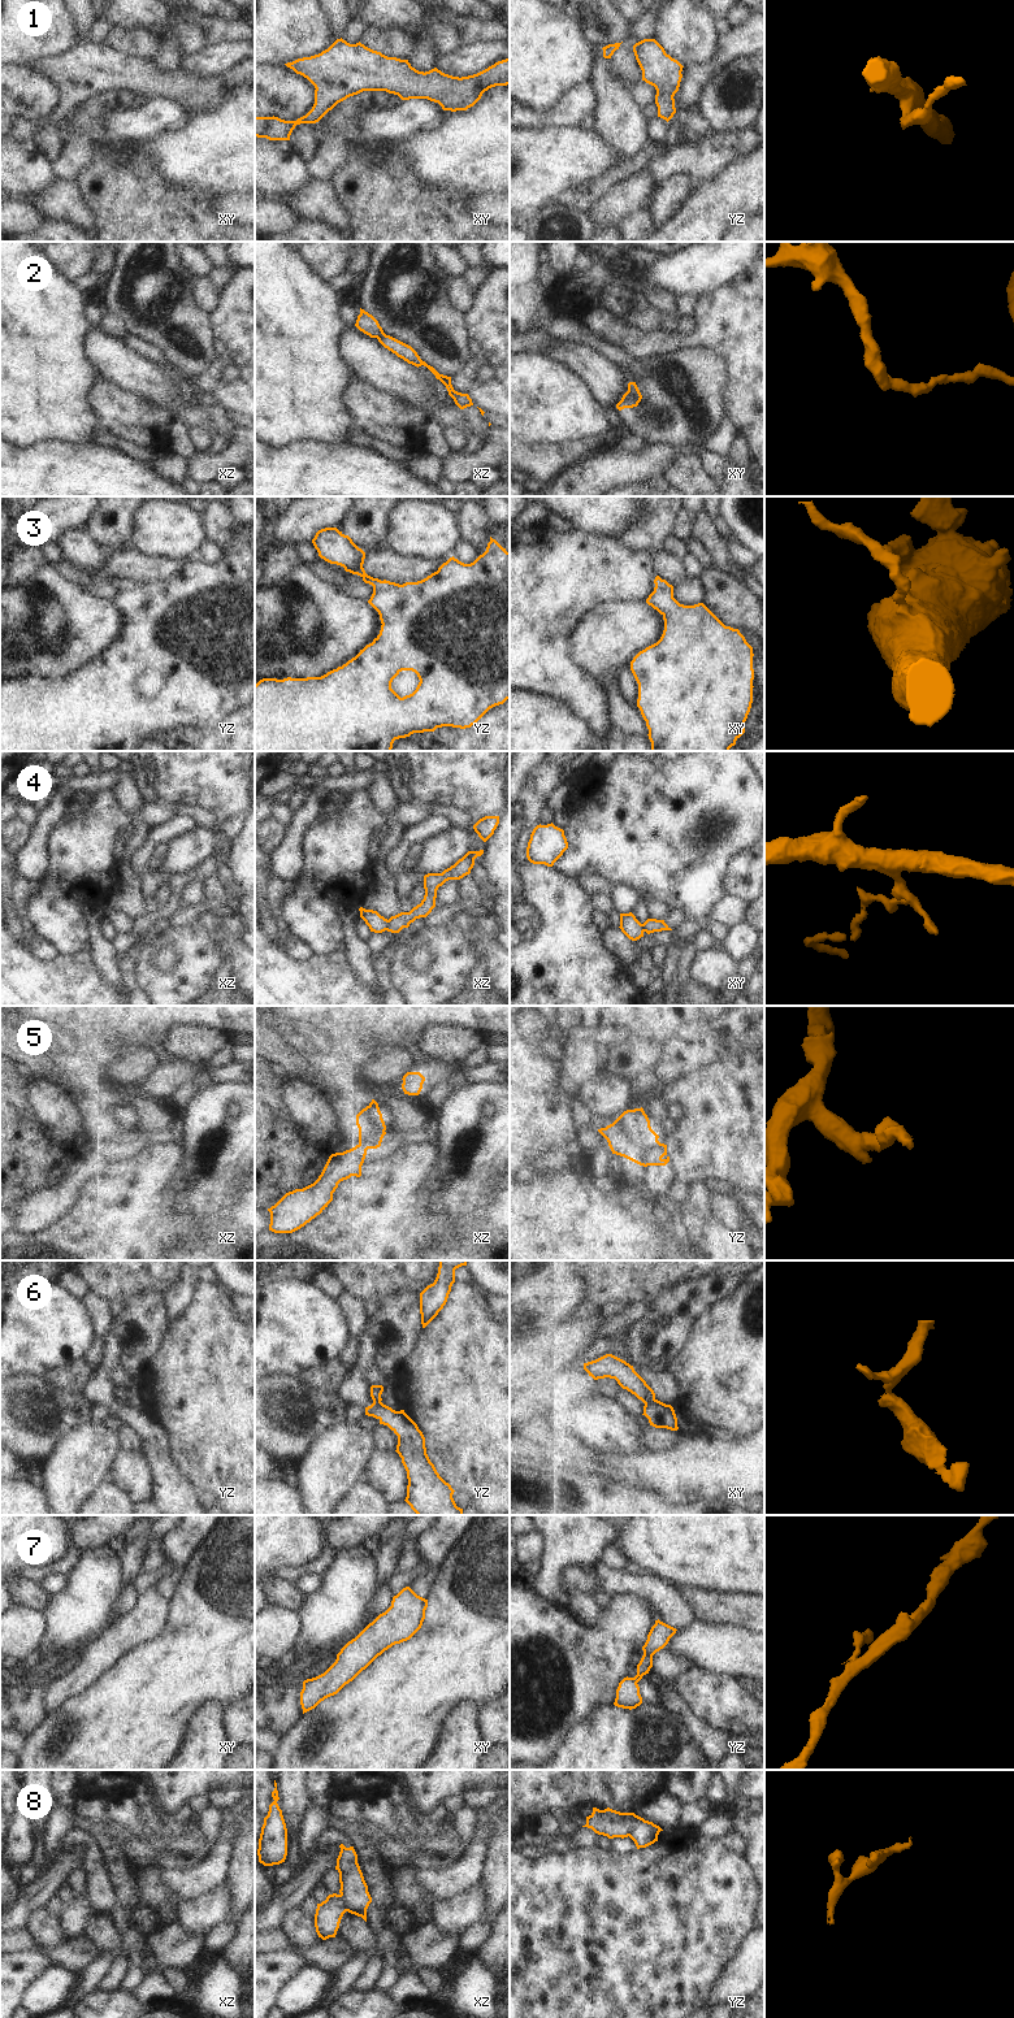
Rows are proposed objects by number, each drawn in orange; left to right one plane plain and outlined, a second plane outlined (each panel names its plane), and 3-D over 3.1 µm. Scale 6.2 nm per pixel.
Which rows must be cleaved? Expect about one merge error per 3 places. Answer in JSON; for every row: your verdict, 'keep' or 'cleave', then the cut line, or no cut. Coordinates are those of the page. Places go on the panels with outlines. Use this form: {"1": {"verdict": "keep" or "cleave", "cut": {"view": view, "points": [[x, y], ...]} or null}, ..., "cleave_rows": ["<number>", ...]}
{"1": {"verdict": "keep", "cut": null}, "2": {"verdict": "cleave", "cut": {"view": "xy", "points": [[627, 391], [637, 404]]}}, "3": {"verdict": "keep", "cut": null}, "4": {"verdict": "cleave", "cut": {"view": "xz", "points": [[388, 920], [385, 929]]}}, "5": {"verdict": "keep", "cut": null}, "6": {"verdict": "cleave", "cut": {"view": "xy", "points": [[654, 1398], [645, 1404]]}}, "7": {"verdict": "cleave", "cut": {"view": "yz", "points": [[632, 1678], [637, 1682]]}}, "8": {"verdict": "cleave", "cut": {"view": "yz", "points": [[644, 1819], [629, 1836]]}}, "cleave_rows": ["2", "4", "6", "7", "8"]}

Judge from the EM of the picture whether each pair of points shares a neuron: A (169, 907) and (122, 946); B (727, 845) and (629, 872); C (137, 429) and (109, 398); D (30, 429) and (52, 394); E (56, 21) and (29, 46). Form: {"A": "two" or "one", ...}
{"A": "one", "B": "one", "C": "one", "D": "one", "E": "one"}

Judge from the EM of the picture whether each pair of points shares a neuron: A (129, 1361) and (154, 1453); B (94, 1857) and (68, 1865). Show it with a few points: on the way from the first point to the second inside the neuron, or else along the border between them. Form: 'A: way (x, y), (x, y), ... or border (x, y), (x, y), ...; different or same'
A: way (104, 1374), (105, 1394), (142, 1424); same
B: border (82, 1860), (79, 1867); different

